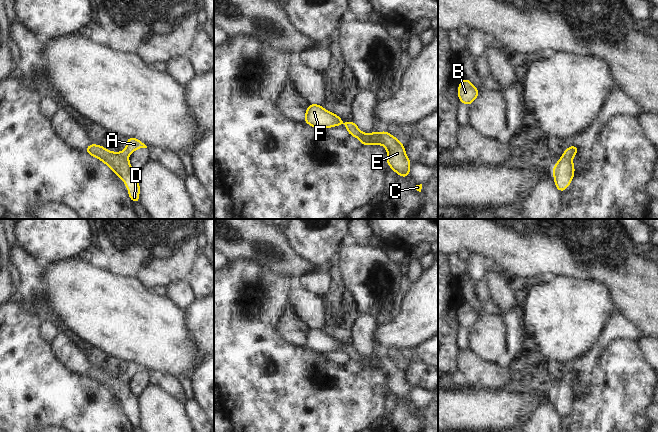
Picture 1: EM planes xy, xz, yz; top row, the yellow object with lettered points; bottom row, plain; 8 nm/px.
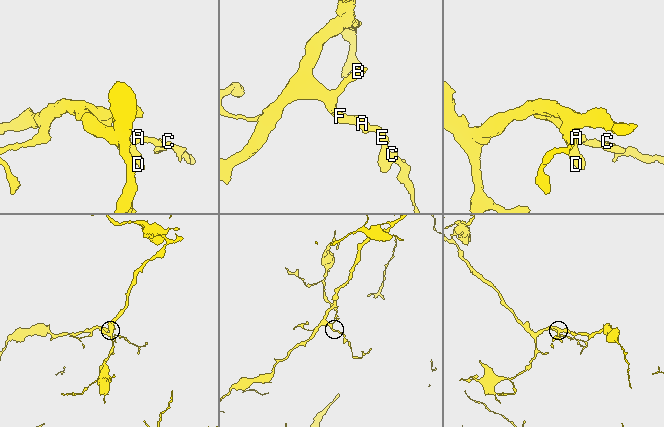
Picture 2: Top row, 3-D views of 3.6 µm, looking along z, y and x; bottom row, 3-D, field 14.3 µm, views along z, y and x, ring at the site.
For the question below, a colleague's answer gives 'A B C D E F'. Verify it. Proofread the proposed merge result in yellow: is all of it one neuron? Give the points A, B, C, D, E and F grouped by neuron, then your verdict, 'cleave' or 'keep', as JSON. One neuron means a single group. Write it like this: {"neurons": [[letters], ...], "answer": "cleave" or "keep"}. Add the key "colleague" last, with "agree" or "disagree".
{"neurons": [["A", "B", "C", "D", "E", "F"]], "answer": "keep", "colleague": "agree"}

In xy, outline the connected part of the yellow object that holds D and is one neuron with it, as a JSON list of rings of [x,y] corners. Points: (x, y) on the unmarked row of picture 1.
[[[133,361],[127,362],[127,370],[123,376],[113,377],[107,375],[100,369],[90,368],[85,375],[106,387],[113,396],[125,405],[125,410],[129,413],[129,423],[134,427],[139,428],[139,404],[137,397],[131,392],[127,383],[137,372],[147,372],[142,366]]]

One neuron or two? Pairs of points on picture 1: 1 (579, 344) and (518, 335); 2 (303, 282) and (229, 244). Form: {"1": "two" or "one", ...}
{"1": "two", "2": "two"}

